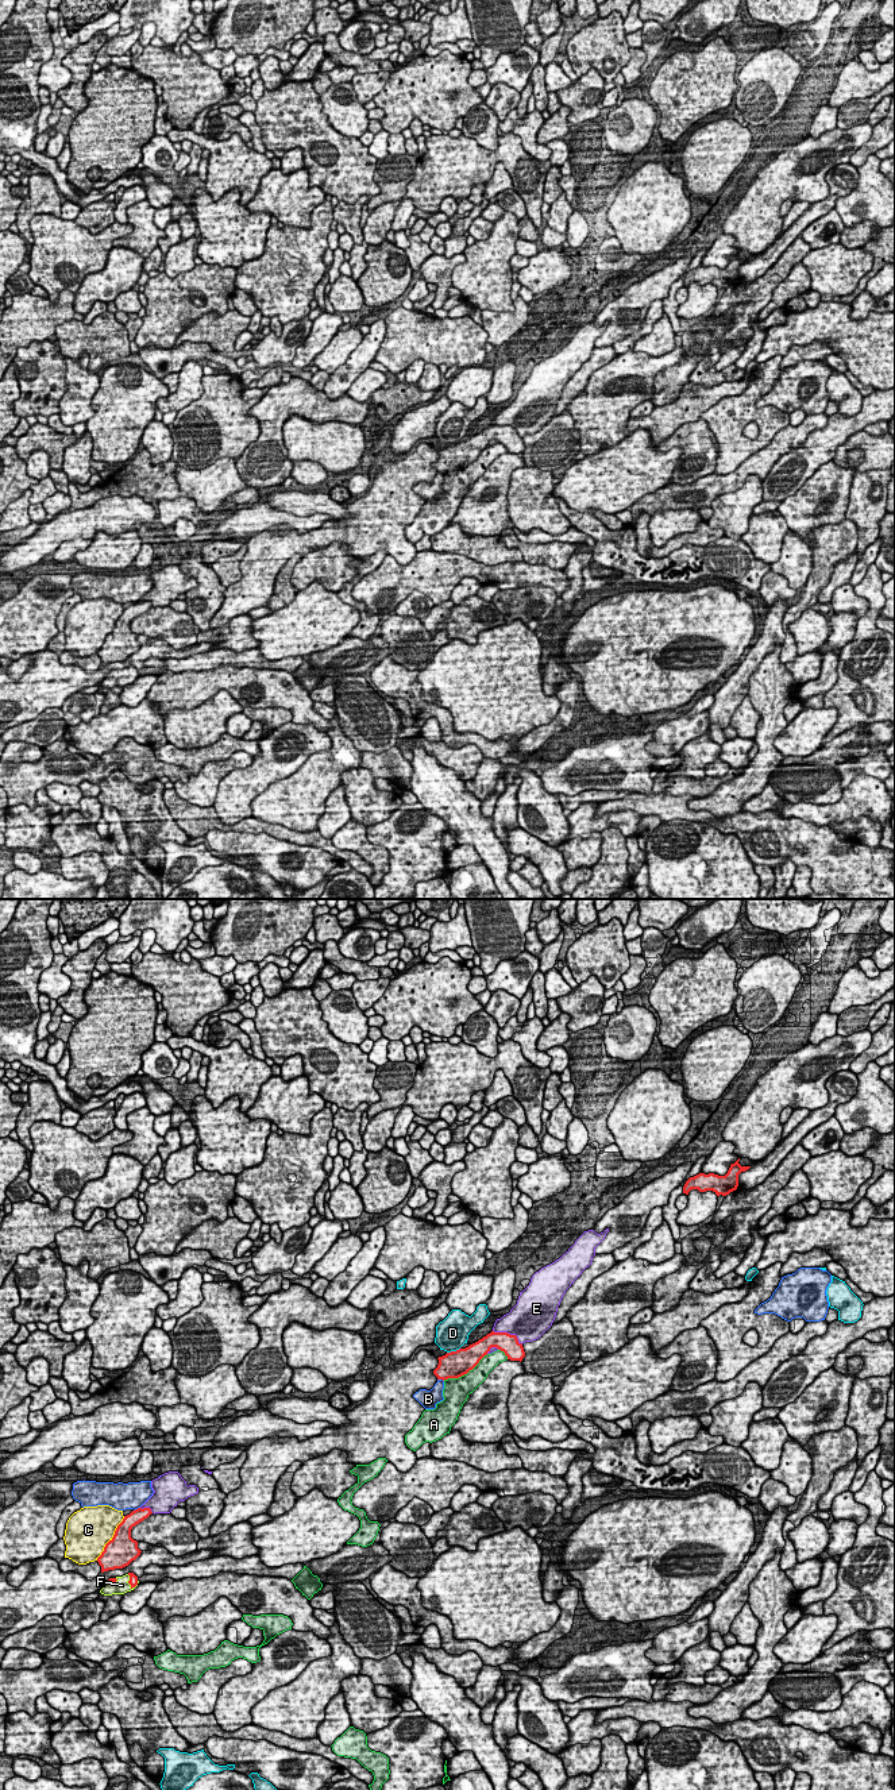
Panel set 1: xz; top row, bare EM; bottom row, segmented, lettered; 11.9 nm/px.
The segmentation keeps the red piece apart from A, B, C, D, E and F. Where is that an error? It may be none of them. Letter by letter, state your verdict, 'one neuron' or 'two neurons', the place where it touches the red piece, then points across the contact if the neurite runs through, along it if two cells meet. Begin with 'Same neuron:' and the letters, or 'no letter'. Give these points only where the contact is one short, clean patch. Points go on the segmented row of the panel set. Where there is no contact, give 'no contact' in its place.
Same neuron: F
A: two neurons; meets red in xz at (465, 1373)
B: two neurons; meets red in xz at (440, 1378)
C: two neurons; meets red in xz at (112, 1538)
D: two neurons; meets red in xz at (452, 1351); border along xz (459, 1347), (447, 1353)
E: two neurons; meets red in xz at (509, 1334)
F: one neuron; meets red in xz at (128, 1582)

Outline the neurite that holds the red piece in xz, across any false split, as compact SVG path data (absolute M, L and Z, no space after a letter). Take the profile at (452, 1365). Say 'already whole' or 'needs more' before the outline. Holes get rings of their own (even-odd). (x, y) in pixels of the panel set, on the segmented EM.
already whole; M491 1331L466 1349L447 1353L439 1357L439 1365L433 1370L437 1380L459 1378L472 1370L487 1355L491 1347L504 1351L510 1361L522 1361L525 1351L516 1335Z

